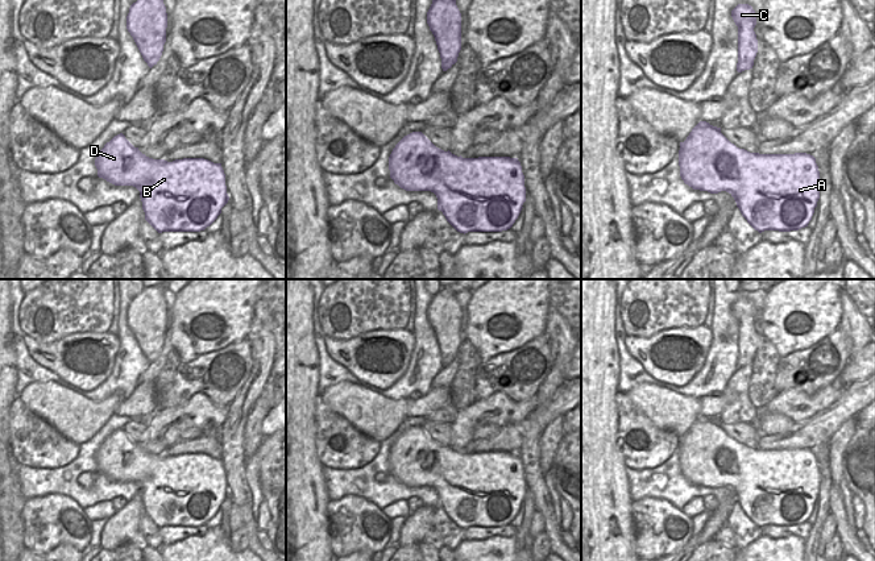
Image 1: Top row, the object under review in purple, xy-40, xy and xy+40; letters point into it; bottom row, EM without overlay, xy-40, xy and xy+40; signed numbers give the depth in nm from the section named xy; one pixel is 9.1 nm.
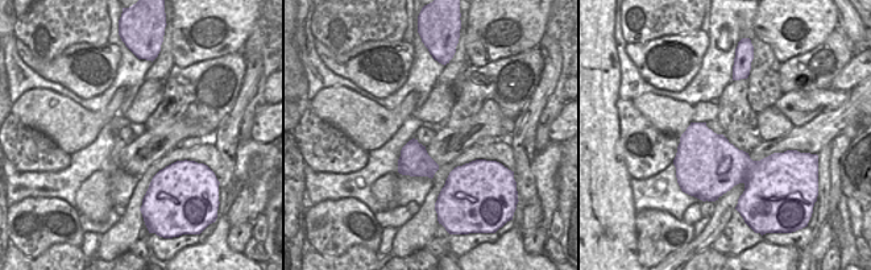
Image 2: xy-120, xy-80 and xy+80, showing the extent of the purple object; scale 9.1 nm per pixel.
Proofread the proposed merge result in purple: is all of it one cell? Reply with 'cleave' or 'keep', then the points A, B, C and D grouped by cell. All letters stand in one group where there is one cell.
keep; A B C D

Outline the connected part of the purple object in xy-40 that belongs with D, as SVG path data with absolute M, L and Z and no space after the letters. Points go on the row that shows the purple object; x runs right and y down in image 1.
M123 133L104 145L95 159L98 176L115 186L133 186L140 191L145 220L158 232L200 232L210 227L228 203L221 163L204 158L167 162L153 159L134 147Z

